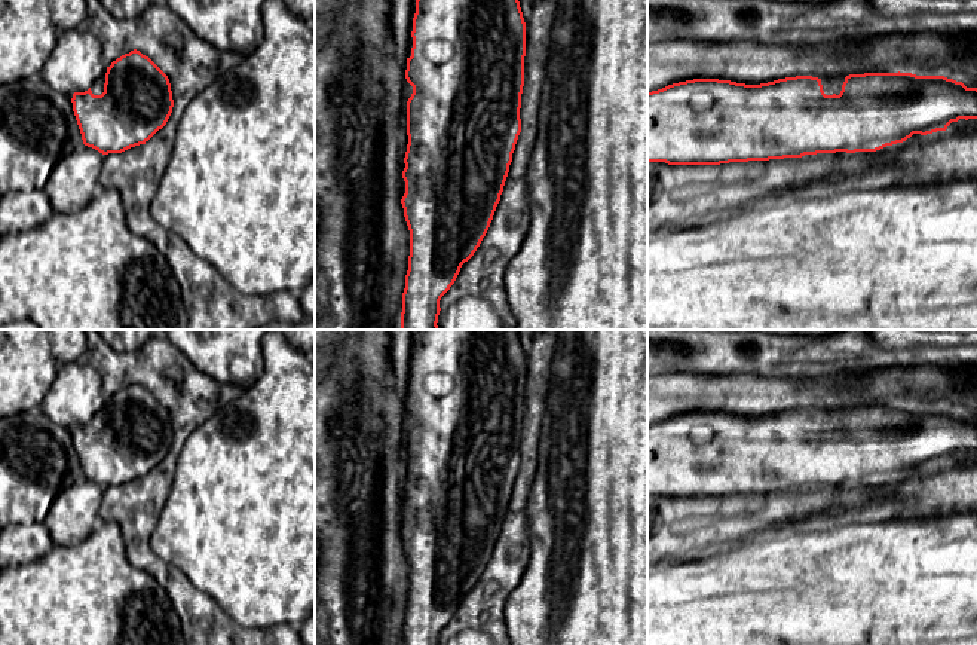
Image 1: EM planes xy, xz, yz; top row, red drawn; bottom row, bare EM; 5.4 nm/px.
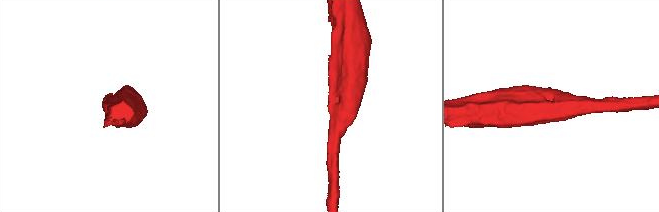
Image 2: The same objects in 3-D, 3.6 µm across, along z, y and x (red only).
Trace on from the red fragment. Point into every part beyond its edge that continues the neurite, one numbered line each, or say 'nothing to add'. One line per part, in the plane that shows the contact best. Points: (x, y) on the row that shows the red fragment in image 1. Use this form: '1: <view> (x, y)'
1: yz (830, 86)

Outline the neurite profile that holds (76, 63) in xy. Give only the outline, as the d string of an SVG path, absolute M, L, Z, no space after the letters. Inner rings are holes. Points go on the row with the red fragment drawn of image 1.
M86 27L62 31L40 74L62 95L88 91L105 77L104 48Z

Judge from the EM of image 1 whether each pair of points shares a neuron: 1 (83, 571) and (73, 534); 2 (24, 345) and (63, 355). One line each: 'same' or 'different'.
1: different
2: different

